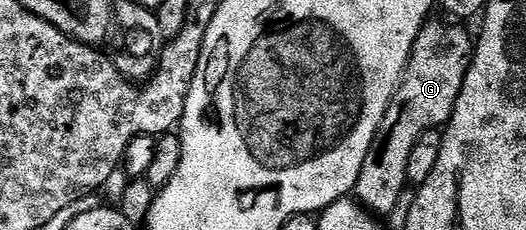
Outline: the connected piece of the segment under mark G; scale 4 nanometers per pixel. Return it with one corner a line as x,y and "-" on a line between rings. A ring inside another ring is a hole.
433,20
423,24
421,32
414,39
406,67
396,81
398,89
392,92
382,110
360,161
362,169
359,172
357,169
352,184
353,195
374,214
390,212
397,206
414,143
433,120
442,122
449,116
466,77
466,65
472,55
471,33
469,36
458,25
461,23
445,24
442,20

